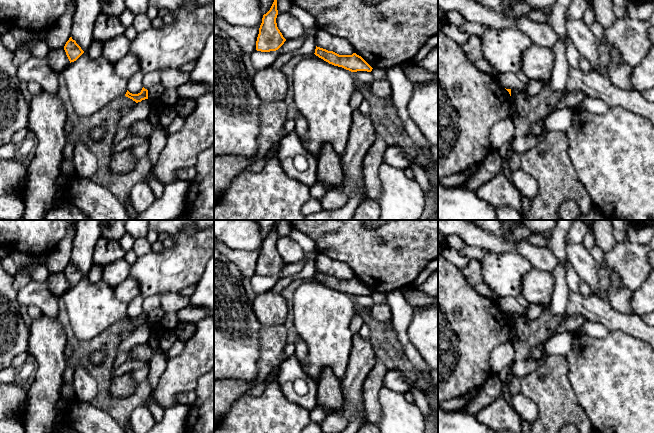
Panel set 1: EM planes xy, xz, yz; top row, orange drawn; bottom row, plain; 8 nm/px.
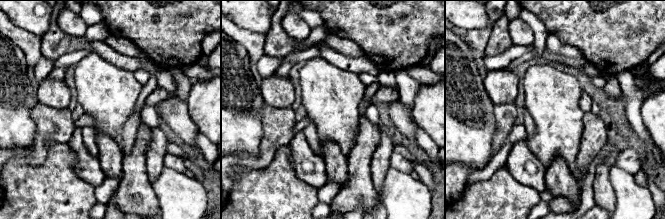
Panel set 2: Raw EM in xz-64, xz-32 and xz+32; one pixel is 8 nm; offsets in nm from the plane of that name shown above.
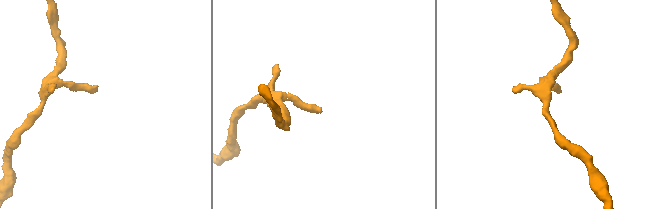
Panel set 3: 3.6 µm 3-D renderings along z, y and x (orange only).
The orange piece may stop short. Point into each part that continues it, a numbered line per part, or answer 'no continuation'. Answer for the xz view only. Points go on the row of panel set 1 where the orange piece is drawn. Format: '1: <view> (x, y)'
no continuation

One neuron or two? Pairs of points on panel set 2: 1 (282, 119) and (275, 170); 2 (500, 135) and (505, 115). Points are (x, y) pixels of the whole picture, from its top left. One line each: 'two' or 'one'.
1: two
2: one

